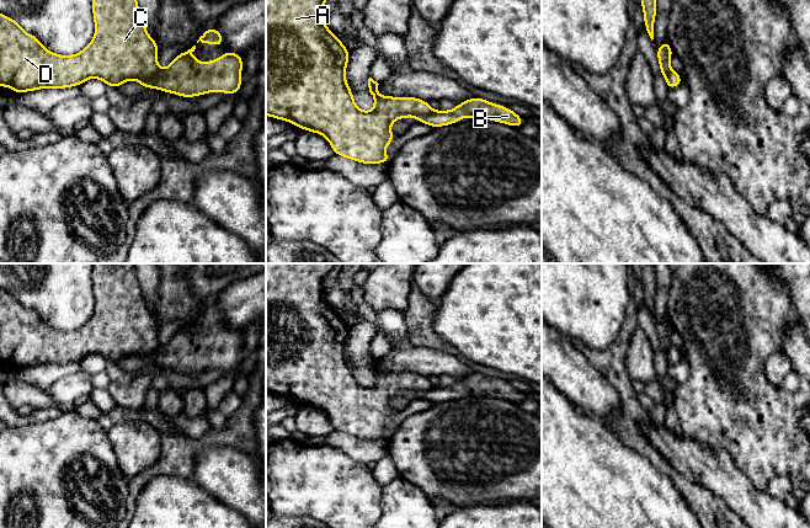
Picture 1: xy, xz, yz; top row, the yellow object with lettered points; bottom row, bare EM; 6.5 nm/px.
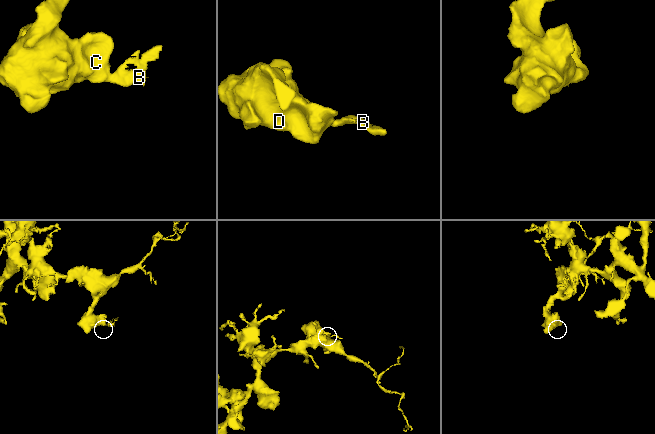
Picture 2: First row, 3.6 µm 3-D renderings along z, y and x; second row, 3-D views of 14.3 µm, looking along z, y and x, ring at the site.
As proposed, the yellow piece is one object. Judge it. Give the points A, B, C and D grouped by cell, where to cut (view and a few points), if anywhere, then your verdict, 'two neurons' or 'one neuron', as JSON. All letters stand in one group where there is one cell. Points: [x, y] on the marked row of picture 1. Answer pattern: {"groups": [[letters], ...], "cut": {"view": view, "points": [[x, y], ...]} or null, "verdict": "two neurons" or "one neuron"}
{"groups": [["A", "C", "D"], ["B"]], "cut": {"view": "xy", "points": [[159, 69], [142, 85]]}, "verdict": "two neurons"}

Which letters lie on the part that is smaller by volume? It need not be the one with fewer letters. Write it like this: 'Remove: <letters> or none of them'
Remove: B

